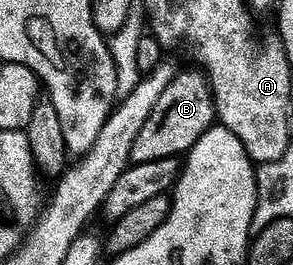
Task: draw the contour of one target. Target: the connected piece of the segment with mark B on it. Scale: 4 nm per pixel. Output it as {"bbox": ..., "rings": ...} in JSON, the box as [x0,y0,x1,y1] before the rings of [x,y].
{"bbox":[131,71,218,164],"rings":[[[179,71],[163,97],[156,103],[147,122],[141,127],[131,152],[131,161],[136,164],[172,160],[185,157],[196,146],[209,128],[215,127],[218,109],[214,107],[214,93],[210,91],[210,81],[201,71]]]}

